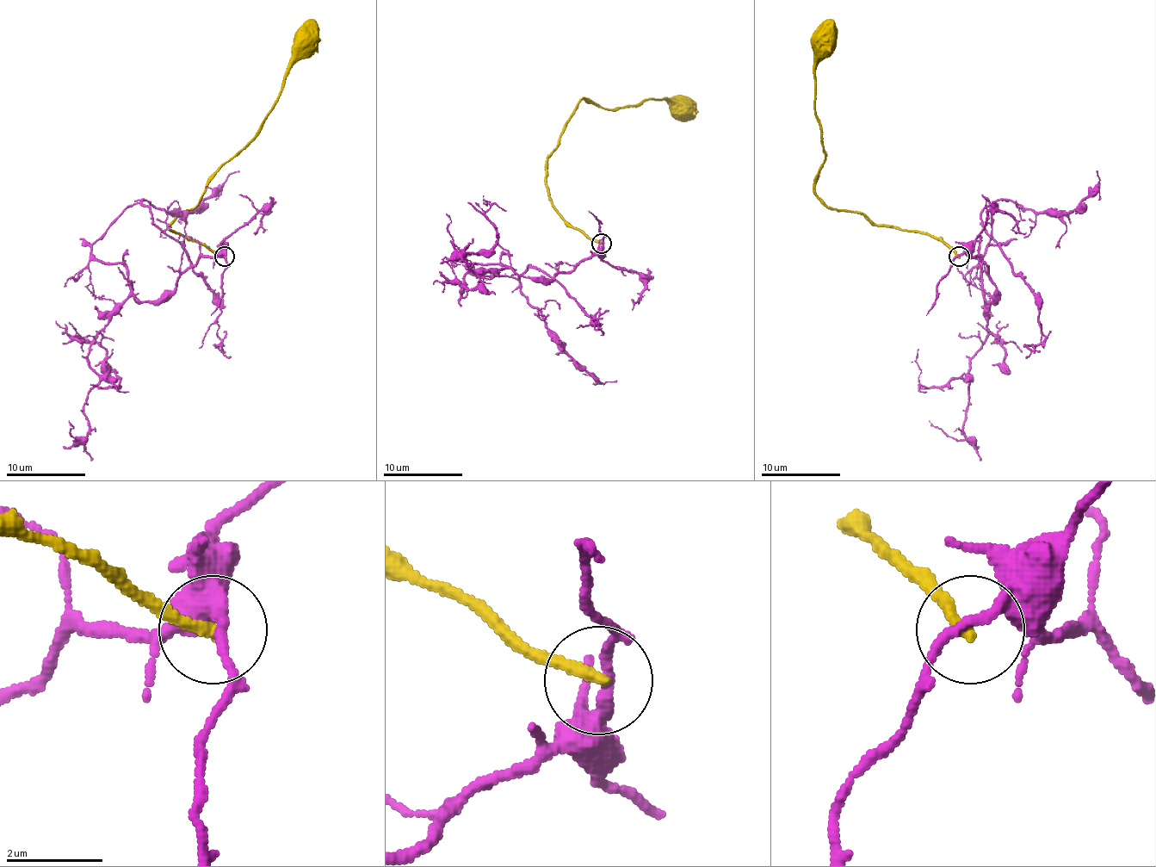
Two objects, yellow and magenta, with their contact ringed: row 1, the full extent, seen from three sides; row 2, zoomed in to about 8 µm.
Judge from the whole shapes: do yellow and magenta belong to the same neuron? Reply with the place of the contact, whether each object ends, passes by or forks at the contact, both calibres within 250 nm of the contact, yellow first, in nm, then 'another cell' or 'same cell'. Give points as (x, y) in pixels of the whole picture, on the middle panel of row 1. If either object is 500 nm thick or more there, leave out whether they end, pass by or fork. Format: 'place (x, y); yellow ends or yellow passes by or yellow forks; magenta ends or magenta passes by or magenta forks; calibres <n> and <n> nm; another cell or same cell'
place (602, 244); yellow ends; magenta passes by; calibres 260 and 240 nm; another cell

